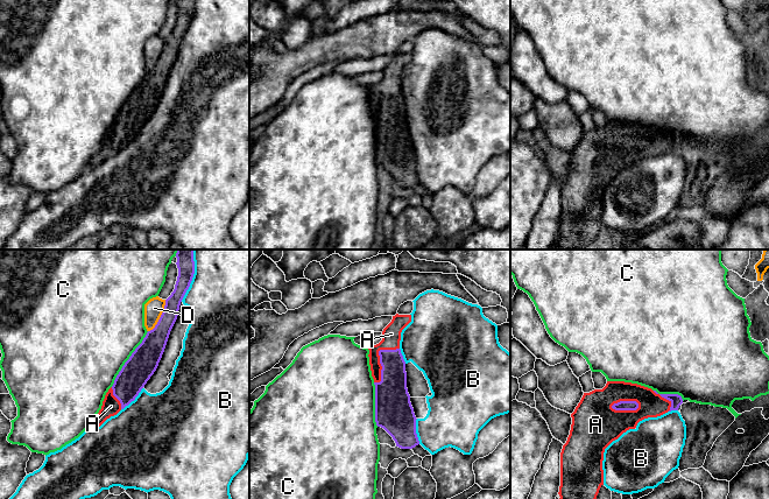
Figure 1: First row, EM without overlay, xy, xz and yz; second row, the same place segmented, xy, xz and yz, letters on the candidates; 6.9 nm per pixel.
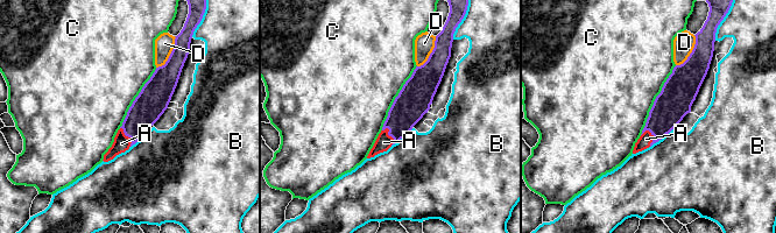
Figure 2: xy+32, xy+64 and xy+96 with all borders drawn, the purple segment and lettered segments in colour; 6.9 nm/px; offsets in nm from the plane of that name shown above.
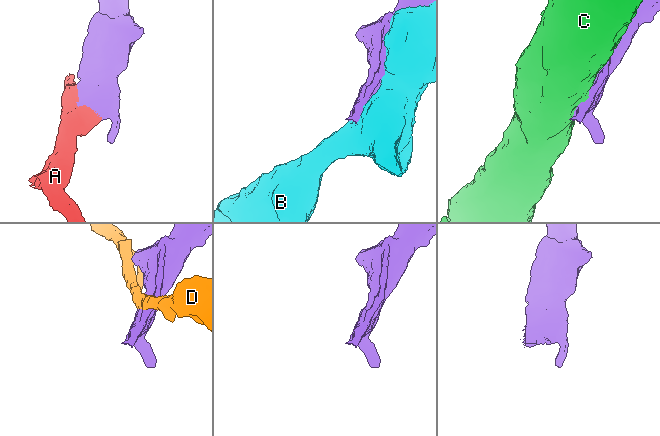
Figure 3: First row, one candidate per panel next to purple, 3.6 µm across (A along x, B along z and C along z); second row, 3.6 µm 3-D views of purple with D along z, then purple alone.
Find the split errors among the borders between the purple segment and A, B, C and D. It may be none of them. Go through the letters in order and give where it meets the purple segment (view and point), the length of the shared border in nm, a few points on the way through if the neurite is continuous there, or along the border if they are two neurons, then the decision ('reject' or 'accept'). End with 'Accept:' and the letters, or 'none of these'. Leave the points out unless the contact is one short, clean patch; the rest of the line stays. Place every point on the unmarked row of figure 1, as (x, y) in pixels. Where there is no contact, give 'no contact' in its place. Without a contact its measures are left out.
A: meets purple in yz at (625, 140); contact 200 nm long; accept
B: meets purple in xy at (191, 19); contact 300 nm long; reject
C: meets purple in xy at (128, 98); contact 460 nm long; reject
D: meets purple in xy at (161, 55); contact 260 nm long; reject
Accept: A

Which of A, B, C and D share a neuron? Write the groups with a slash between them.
A / B / C / D

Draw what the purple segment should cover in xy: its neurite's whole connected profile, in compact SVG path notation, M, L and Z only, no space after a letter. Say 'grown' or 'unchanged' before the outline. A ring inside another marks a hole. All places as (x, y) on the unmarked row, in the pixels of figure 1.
grown | M177 0L178 15L175 28L165 38L163 51L155 66L147 71L117 114L103 140L101 148L91 159L89 167L100 166L117 154L139 134L156 110L164 91L170 70L177 58L181 41L195 13L195 0Z

